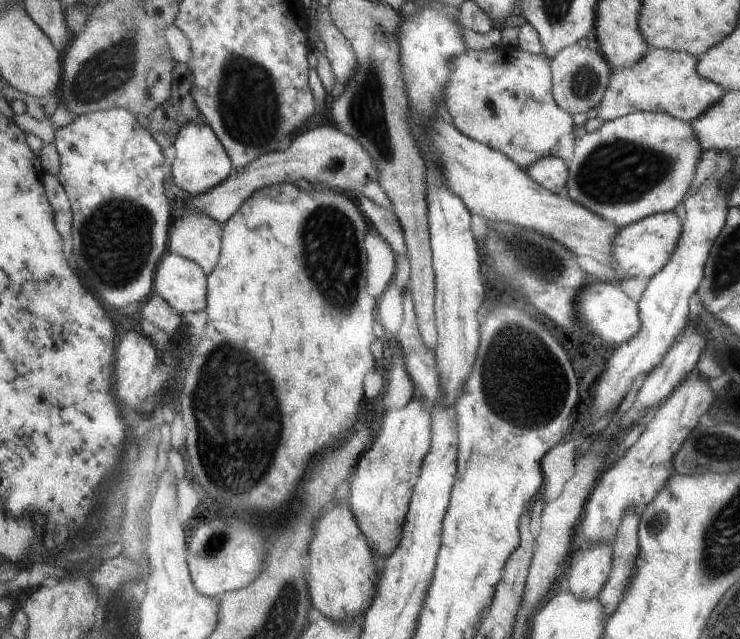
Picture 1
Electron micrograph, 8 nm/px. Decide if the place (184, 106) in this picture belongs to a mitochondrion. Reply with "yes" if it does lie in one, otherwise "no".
no

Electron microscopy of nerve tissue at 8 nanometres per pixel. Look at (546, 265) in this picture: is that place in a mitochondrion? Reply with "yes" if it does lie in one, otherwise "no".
yes

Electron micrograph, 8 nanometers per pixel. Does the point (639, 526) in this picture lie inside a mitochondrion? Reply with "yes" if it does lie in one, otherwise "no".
no

